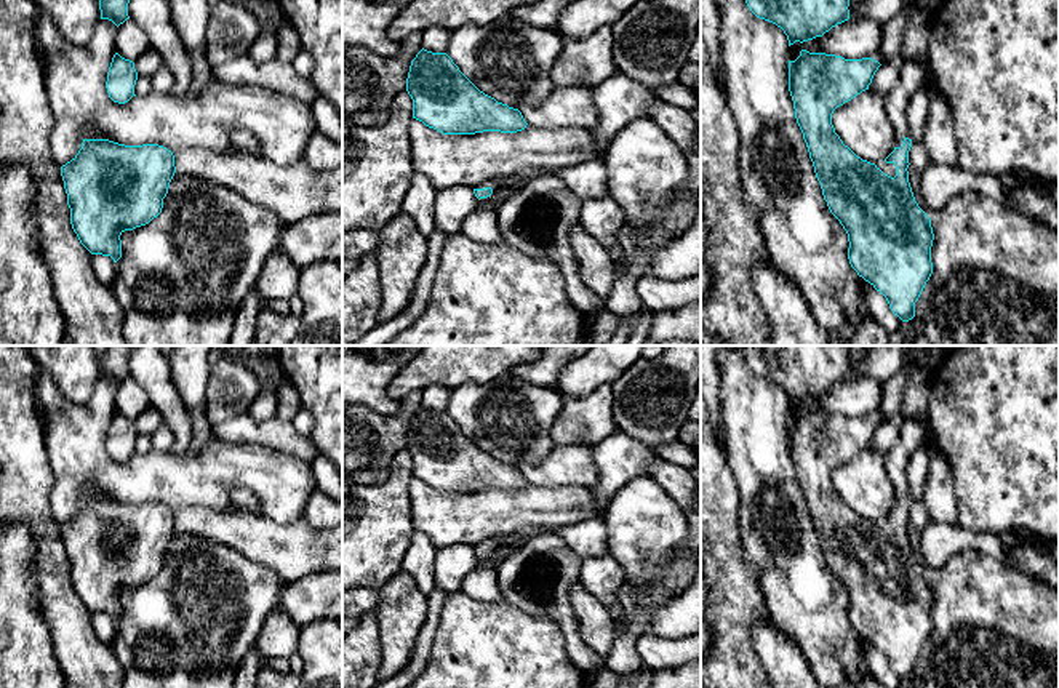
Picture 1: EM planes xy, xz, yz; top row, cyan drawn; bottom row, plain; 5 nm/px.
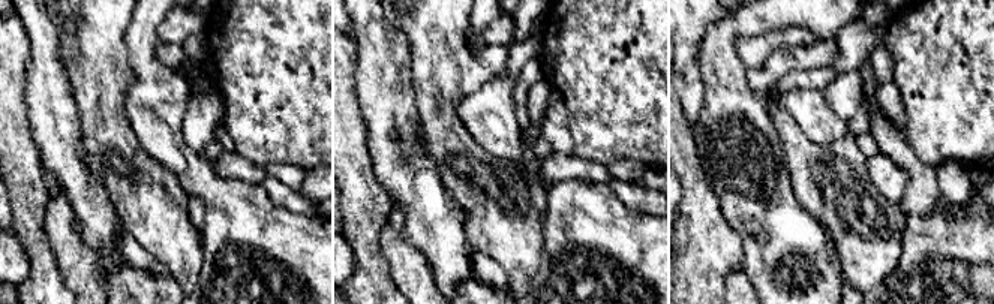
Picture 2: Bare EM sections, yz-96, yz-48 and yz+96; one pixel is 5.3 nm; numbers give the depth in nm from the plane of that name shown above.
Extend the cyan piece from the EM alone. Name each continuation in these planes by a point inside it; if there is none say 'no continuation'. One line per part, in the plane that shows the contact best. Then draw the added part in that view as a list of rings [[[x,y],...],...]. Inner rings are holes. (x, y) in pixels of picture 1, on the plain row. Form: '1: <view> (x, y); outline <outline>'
1: yz (888, 527); outline [[[885,518],[877,522],[877,526],[880,526],[885,533],[894,536],[896,534],[896,525],[894,522],[886,522]]]

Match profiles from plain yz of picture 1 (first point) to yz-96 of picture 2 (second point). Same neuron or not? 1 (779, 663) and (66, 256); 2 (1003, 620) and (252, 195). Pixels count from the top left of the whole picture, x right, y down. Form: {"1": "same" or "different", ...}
{"1": "same", "2": "same"}

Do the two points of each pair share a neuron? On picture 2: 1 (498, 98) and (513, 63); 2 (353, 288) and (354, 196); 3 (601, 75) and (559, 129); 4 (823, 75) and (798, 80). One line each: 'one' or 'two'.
1: two
2: one
3: two
4: one

